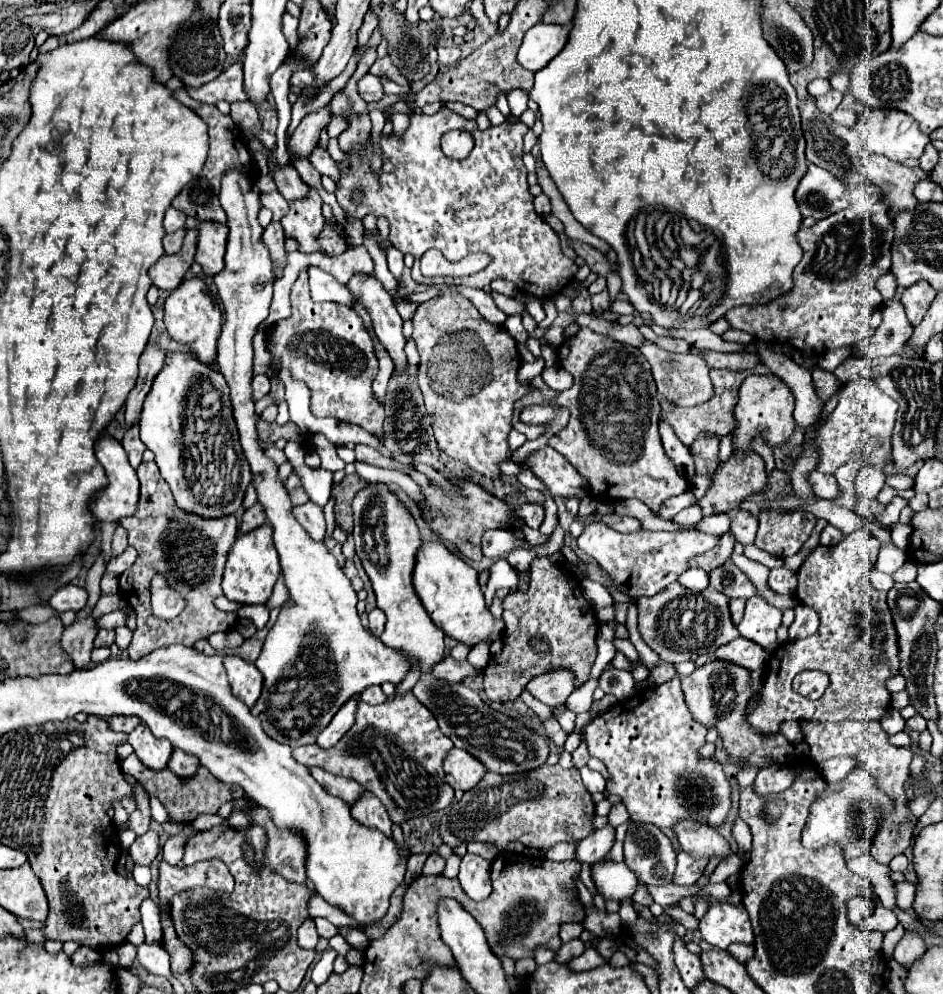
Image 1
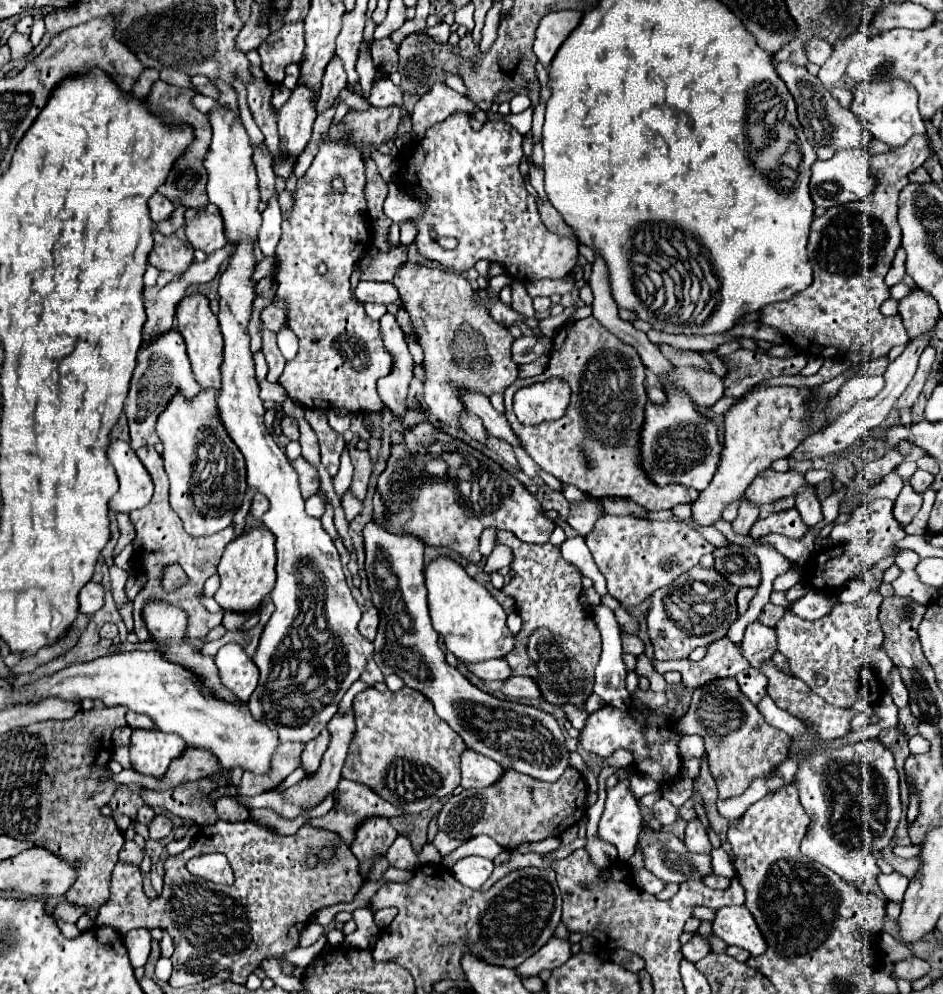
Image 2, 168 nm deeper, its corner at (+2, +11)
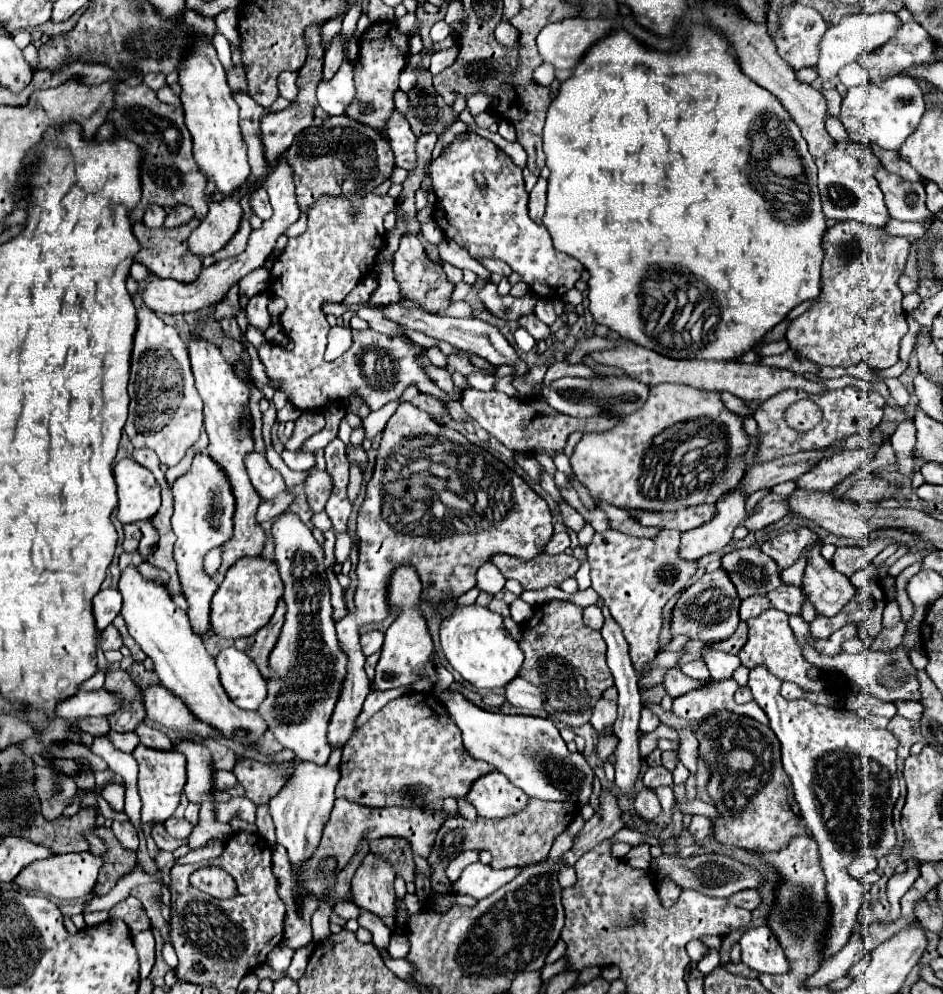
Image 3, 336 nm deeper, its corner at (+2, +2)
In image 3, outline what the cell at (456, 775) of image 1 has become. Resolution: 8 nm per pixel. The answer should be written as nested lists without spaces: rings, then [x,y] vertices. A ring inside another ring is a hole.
[[[498,771],[480,777],[466,799],[476,807],[478,815],[486,819],[510,817],[528,805],[528,795]]]

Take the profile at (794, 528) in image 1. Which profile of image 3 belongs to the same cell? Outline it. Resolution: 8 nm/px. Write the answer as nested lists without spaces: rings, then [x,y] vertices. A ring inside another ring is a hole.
[[[800,527],[796,531],[782,533],[778,537],[772,537],[760,545],[760,549],[770,555],[780,569],[786,569],[798,561],[798,555],[804,547],[812,545],[818,539],[818,533],[814,533],[808,527]]]

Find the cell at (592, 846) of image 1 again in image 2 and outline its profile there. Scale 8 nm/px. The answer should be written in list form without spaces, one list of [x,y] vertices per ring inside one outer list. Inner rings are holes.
[[[628,780],[608,790],[604,814],[598,822],[598,836],[618,848],[618,856],[626,862],[634,854],[638,834],[642,830],[642,814],[636,798],[628,790]]]

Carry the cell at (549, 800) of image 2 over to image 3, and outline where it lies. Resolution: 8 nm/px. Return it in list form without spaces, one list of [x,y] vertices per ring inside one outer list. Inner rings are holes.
[[[530,799],[528,807],[508,819],[500,819],[500,821],[490,821],[484,817],[478,817],[476,823],[464,819],[464,817],[454,817],[448,819],[442,829],[438,829],[438,835],[434,839],[432,851],[426,857],[432,873],[430,873],[430,881],[432,887],[438,893],[452,893],[450,889],[450,879],[444,875],[442,867],[452,861],[460,851],[466,849],[486,849],[492,853],[494,857],[494,869],[506,869],[506,867],[520,867],[520,865],[530,865],[530,863],[538,863],[544,861],[550,853],[550,847],[556,839],[556,835],[560,835],[576,817],[578,807],[564,801],[564,803],[554,803],[554,801],[540,801],[540,799]]]

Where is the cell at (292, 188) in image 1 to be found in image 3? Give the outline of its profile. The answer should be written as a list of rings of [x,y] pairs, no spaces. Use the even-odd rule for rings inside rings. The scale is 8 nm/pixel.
[[[232,67],[228,73],[226,73],[226,77],[228,77],[228,85],[230,85],[230,89],[232,91],[246,91],[246,77],[244,77],[244,69],[242,67]]]

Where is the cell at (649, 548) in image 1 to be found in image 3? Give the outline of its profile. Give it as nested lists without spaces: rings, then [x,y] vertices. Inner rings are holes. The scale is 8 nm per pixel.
[[[608,529],[596,533],[588,547],[592,589],[602,597],[612,617],[620,623],[636,671],[646,669],[656,659],[660,649],[658,635],[662,629],[662,609],[696,573],[696,561],[682,561],[678,557],[678,545],[680,533],[672,529],[660,531],[654,539],[638,539]]]

